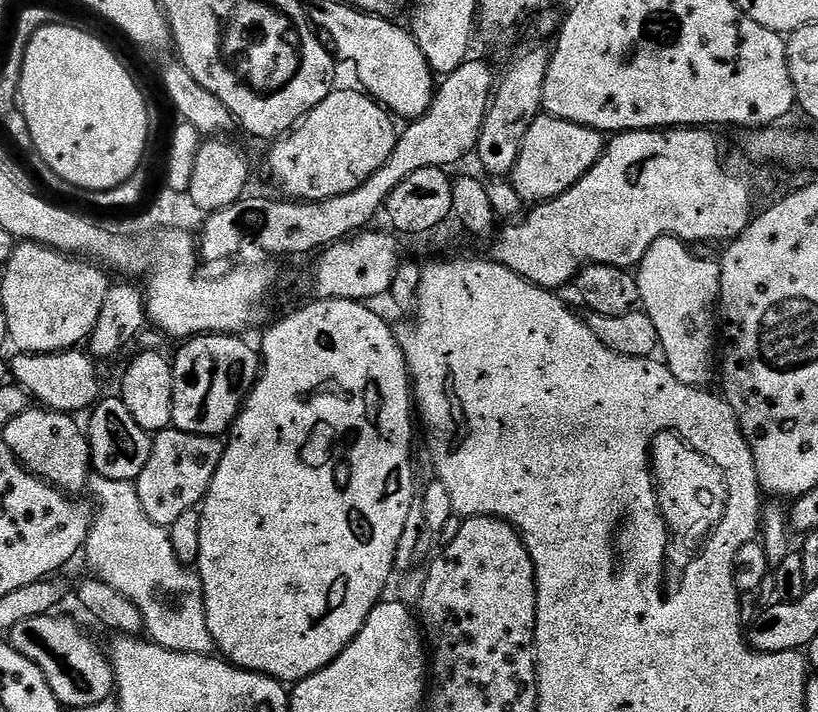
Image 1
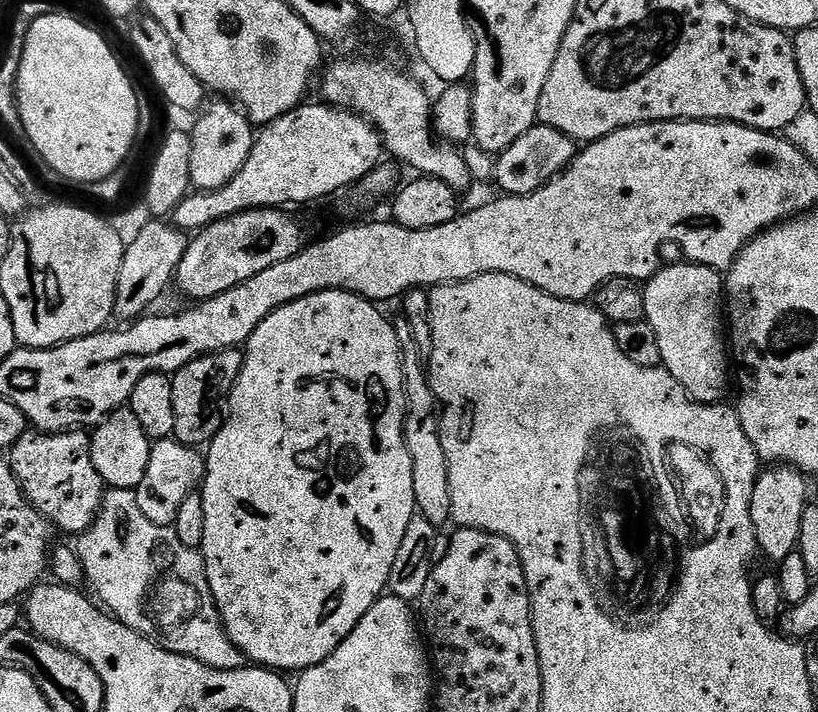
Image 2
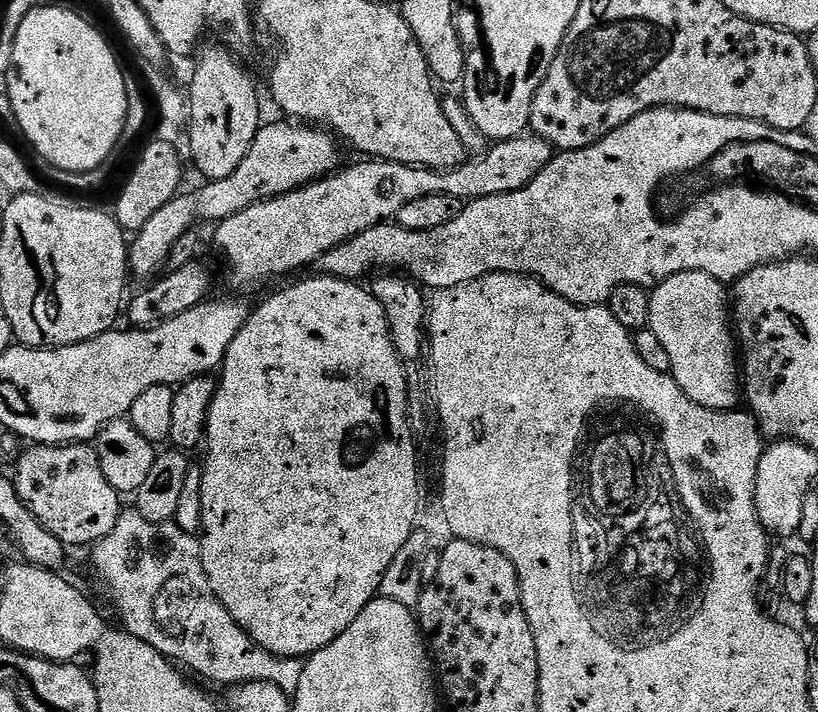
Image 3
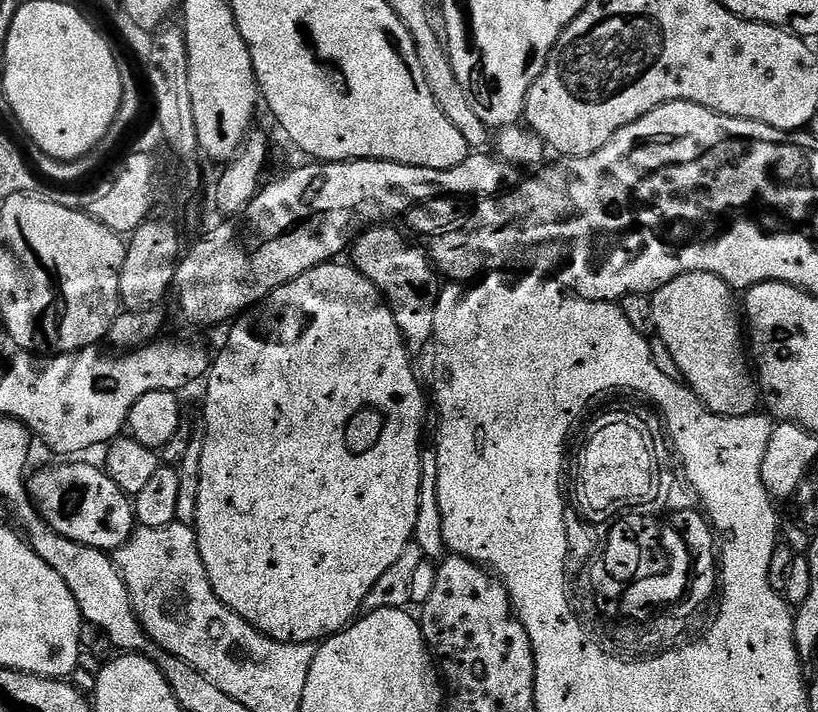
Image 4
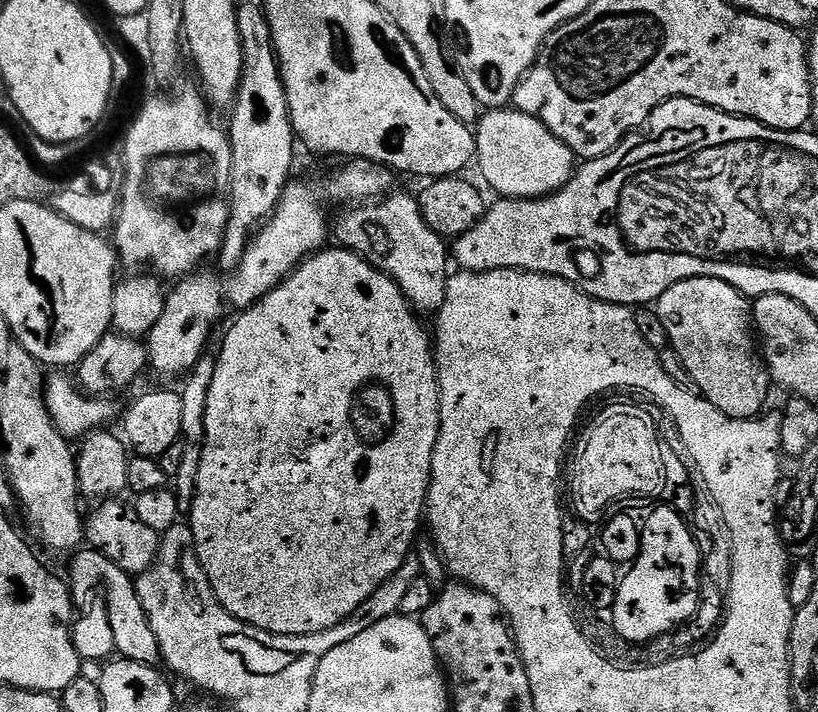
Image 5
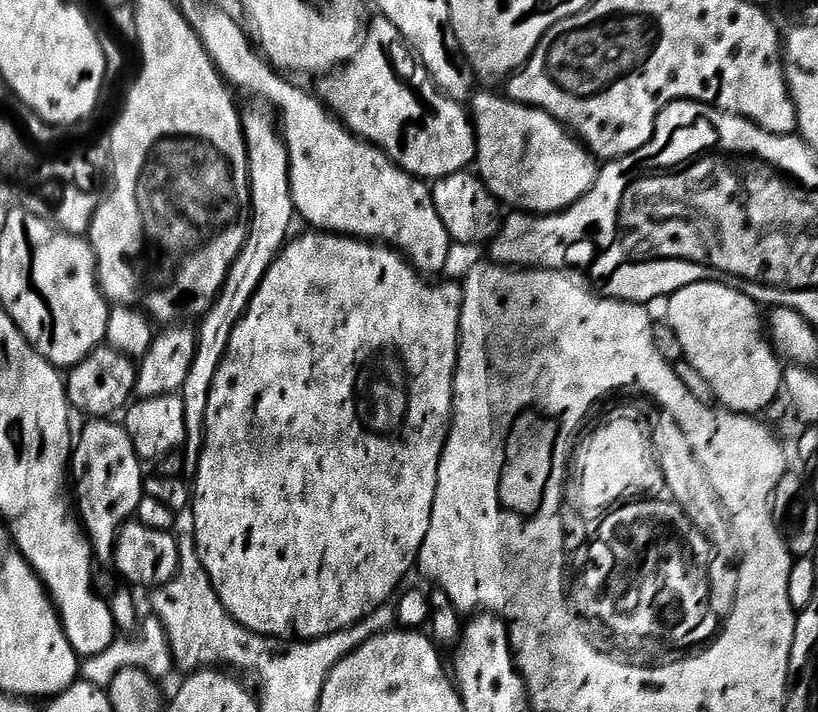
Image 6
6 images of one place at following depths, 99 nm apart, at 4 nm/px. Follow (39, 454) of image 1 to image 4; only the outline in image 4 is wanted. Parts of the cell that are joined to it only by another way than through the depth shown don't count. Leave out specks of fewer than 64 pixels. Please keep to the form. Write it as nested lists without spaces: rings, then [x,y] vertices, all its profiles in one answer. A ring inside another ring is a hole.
[[[56,462],[53,468],[33,471],[28,480],[28,494],[37,512],[54,531],[70,542],[115,553],[127,544],[137,527],[133,501],[108,476],[103,467],[80,462]]]

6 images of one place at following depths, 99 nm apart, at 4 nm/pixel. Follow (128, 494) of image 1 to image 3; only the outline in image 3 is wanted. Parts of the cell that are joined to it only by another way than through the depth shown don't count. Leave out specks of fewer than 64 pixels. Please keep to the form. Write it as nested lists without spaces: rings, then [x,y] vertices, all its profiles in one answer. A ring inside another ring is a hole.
[[[124,510],[111,534],[100,540],[91,552],[92,564],[96,567],[97,574],[104,579],[104,584],[116,603],[123,631],[154,646],[154,650],[183,666],[189,673],[197,672],[216,684],[273,684],[287,694],[295,693],[302,678],[304,664],[291,656],[270,654],[265,648],[255,644],[244,633],[242,626],[234,622],[234,618],[230,618],[226,606],[222,606],[206,578],[204,564],[200,561],[200,541],[196,536],[186,534],[186,530],[179,528],[175,522],[146,522],[146,518],[142,518],[139,512]]]

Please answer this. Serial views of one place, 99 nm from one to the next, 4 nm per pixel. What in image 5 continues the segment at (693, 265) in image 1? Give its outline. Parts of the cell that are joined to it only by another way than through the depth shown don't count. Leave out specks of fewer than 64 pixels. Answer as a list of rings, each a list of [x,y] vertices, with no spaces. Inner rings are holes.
[[[699,276],[678,282],[666,290],[654,305],[658,318],[662,318],[662,326],[666,326],[670,347],[682,358],[688,371],[688,380],[698,389],[701,396],[728,417],[739,420],[755,419],[764,409],[768,398],[770,377],[768,366],[763,355],[752,345],[754,340],[754,324],[750,319],[750,300],[734,286],[721,280]]]

